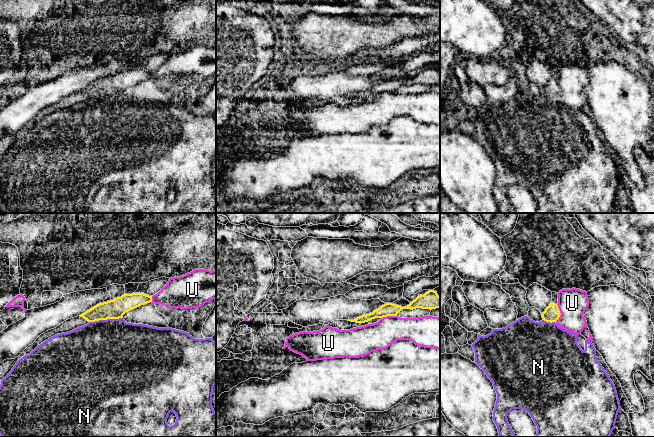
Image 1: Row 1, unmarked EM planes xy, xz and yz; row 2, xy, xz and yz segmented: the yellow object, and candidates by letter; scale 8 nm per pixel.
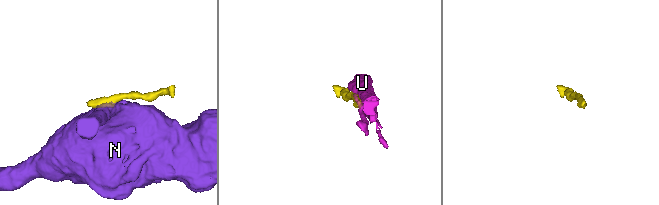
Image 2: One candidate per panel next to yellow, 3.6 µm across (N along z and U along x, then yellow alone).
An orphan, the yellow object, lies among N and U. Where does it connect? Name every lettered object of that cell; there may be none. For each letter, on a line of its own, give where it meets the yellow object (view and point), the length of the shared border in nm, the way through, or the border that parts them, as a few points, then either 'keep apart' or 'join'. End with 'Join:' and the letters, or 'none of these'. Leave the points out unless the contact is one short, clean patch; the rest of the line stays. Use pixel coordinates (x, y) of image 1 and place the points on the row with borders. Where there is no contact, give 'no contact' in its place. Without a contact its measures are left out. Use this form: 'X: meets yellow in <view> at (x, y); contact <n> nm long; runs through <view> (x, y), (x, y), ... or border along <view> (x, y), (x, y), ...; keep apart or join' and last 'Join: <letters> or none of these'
N: meets yellow in xy at (105, 319); contact 260 nm long; border along xy (121, 317), (89, 322); keep apart
U: meets yellow in yz at (560, 313); contact 140 nm long; join
Join: U

